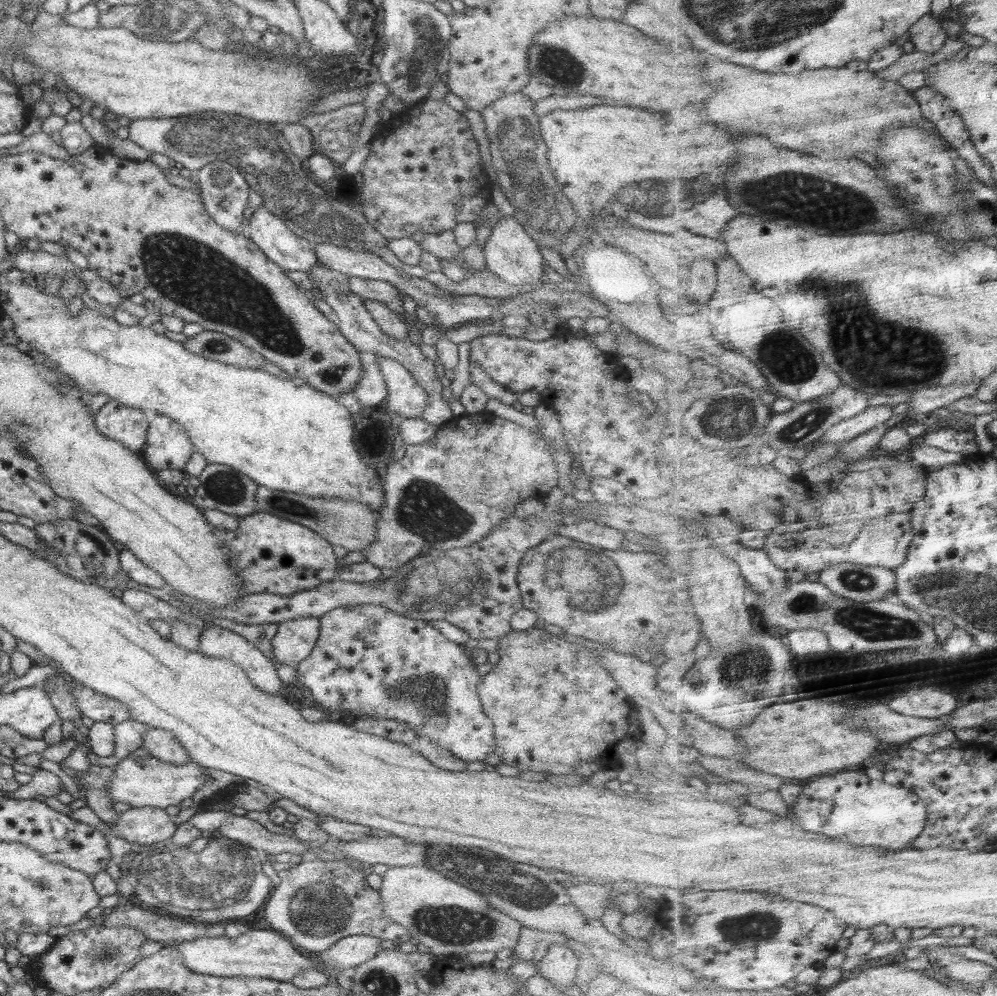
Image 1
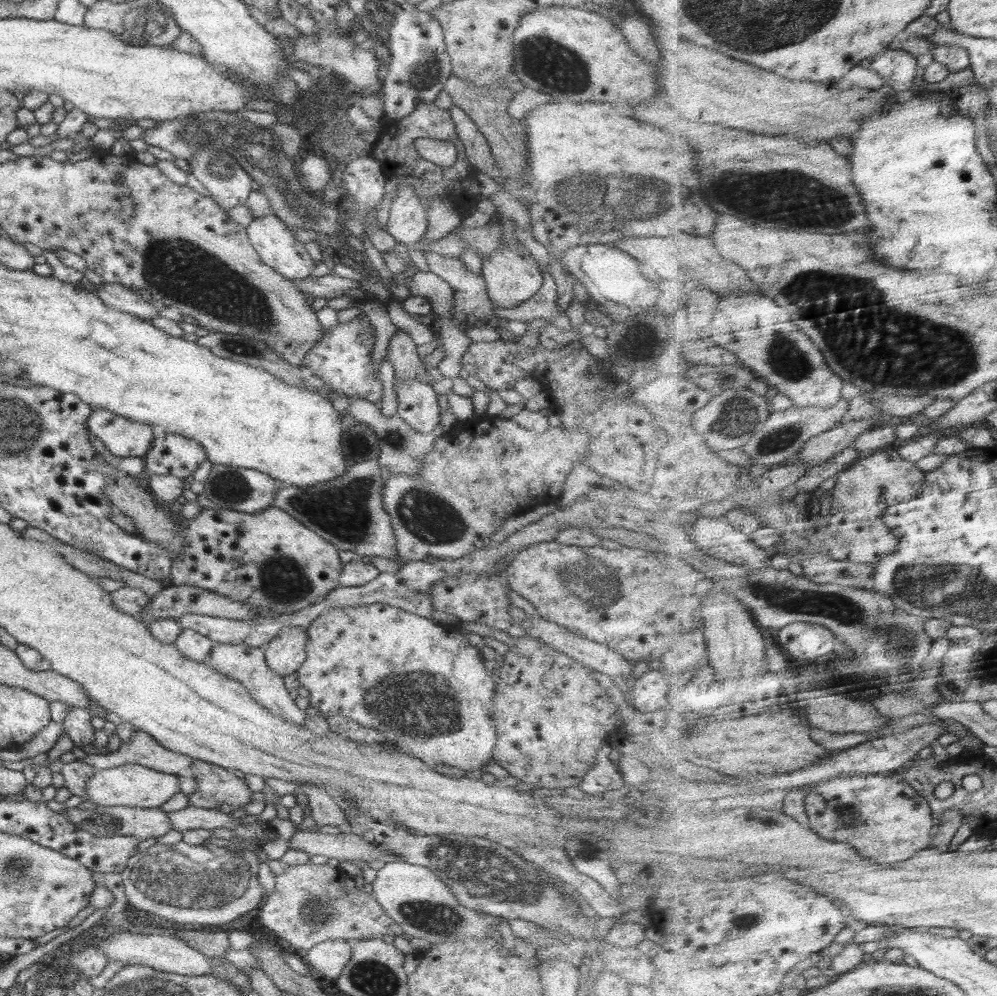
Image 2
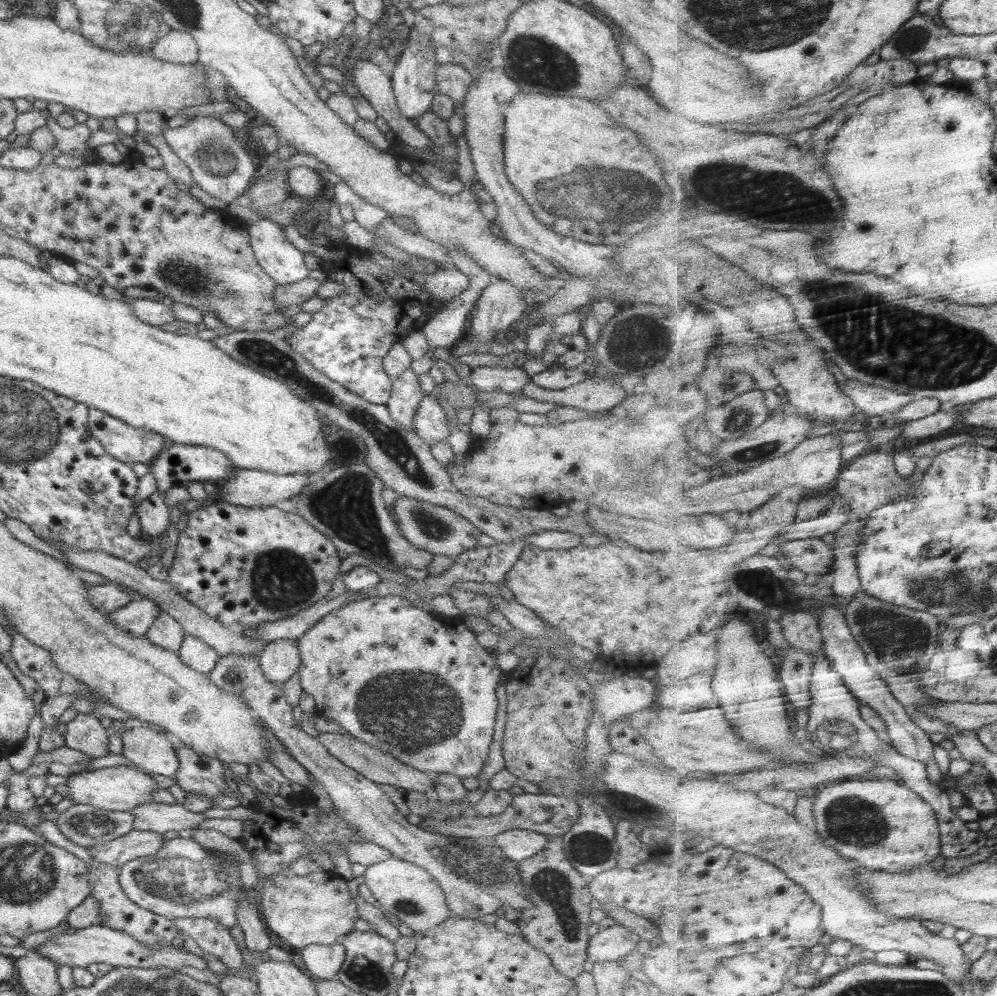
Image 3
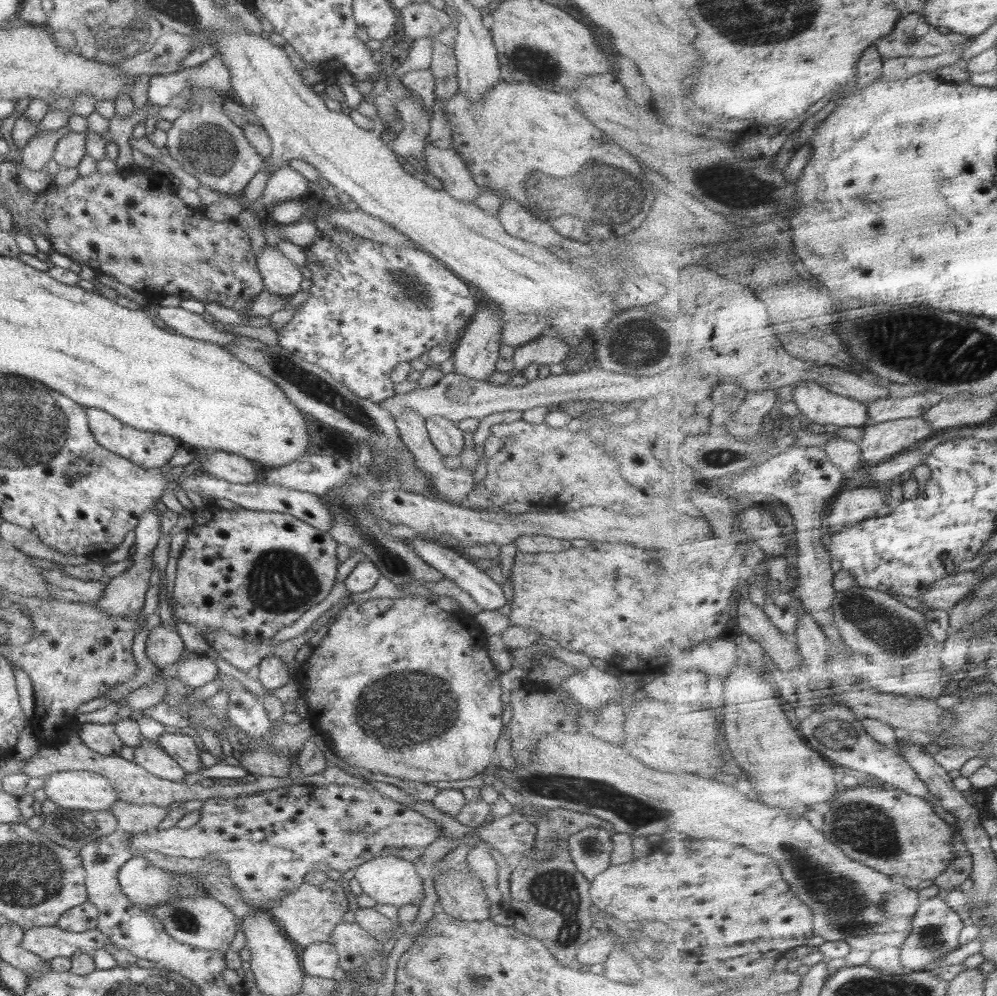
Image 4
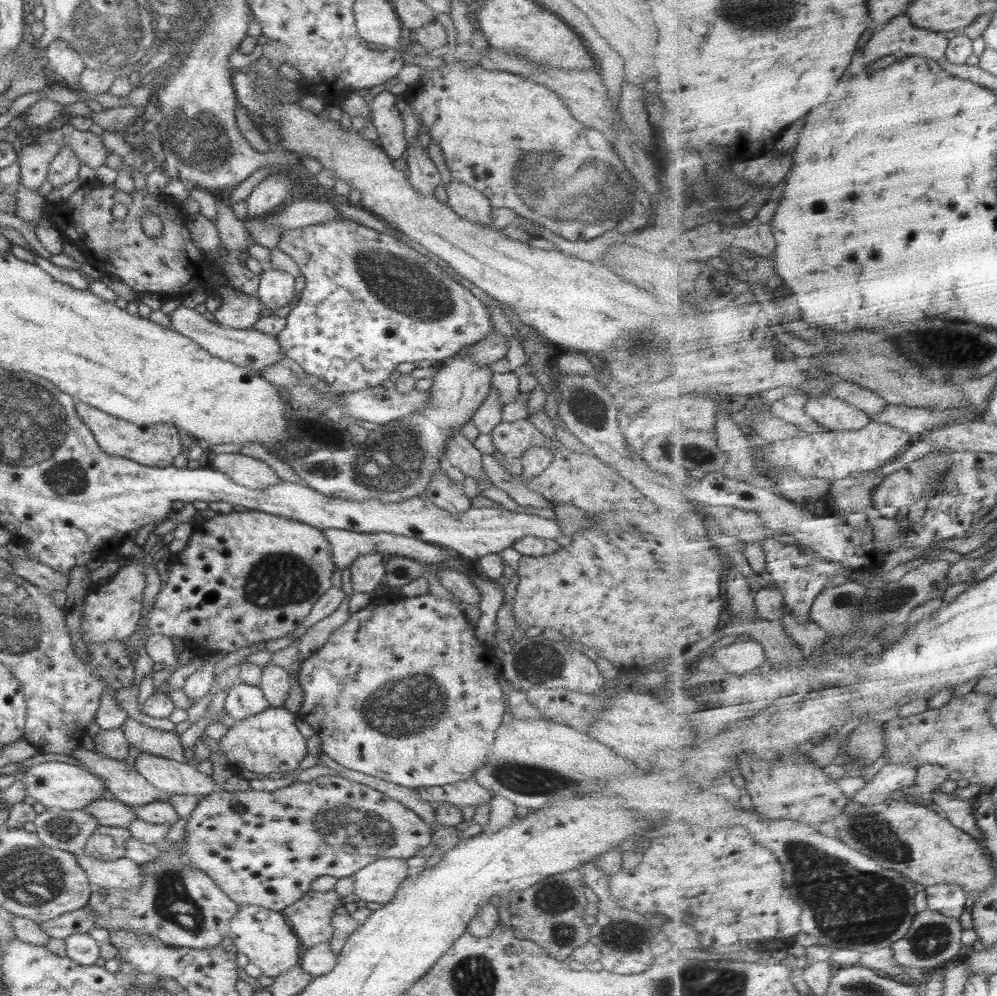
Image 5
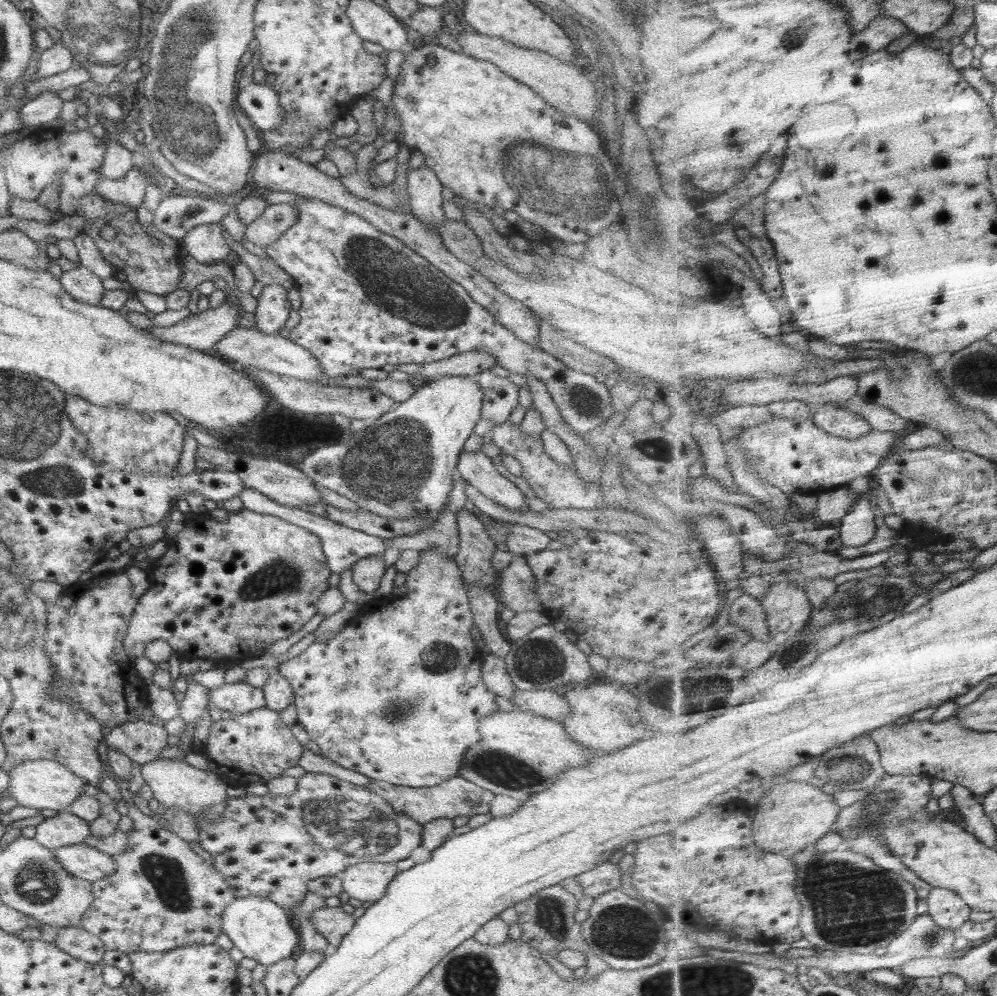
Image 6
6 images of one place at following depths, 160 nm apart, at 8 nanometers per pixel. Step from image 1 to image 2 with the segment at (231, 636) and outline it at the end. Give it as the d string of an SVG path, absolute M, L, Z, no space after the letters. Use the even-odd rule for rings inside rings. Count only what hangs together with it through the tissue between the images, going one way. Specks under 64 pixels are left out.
M217 643L210 651L208 664L212 668L215 668L220 674L237 680L254 697L254 700L258 702L259 705L262 705L276 716L283 718L282 722L290 722L292 726L298 727L304 727L304 724L306 724L305 710L301 710L296 706L294 699L289 695L288 690L286 690L284 686L282 677L268 668L265 661L264 649L262 647L251 647L244 643Z

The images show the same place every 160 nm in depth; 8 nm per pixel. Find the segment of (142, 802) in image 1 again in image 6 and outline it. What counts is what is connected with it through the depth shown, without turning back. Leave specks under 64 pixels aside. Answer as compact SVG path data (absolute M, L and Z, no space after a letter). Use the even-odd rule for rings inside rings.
M45 759L18 763L18 765L10 767L10 771L7 773L10 776L10 785L8 785L10 797L14 798L20 804L20 808L25 810L26 808L58 812L68 810L70 805L83 794L84 784L86 784L82 778L78 778L70 770L66 770L66 766Z

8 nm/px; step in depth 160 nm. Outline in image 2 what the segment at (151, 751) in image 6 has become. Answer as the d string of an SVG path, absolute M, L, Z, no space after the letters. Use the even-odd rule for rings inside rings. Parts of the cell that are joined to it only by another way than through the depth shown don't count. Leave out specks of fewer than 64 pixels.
M195 760L192 778L196 781L196 790L187 795L189 806L218 809L221 805L232 805L241 808L253 802L246 781L219 765Z

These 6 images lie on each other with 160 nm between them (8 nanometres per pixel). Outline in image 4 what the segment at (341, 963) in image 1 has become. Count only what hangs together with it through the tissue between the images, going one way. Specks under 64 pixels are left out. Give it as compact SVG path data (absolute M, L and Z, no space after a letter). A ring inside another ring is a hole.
M319 942L304 947L302 952L303 972L310 976L321 976L339 980L345 971L339 965L336 947L328 942Z

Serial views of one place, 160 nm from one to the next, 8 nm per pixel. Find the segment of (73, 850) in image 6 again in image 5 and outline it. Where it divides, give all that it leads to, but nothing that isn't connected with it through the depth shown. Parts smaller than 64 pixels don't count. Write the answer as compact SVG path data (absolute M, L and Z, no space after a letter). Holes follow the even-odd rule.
M83 851L74 856L94 888L121 888L136 892L142 884L140 865L128 858L100 861Z

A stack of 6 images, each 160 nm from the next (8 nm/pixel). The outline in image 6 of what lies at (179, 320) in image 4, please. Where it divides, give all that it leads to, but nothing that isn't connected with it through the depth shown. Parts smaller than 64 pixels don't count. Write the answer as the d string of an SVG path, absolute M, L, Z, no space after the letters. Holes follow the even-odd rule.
M236 328L214 343L212 351L235 367L247 370L260 368L274 374L281 374L298 380L320 383L321 378L328 378L314 355L302 346L294 344L289 338L279 334L262 334L253 328Z

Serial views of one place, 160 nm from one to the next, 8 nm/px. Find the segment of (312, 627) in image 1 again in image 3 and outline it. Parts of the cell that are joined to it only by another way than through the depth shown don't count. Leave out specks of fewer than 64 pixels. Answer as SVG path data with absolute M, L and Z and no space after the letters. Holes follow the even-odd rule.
M285 638L266 643L258 659L264 676L280 686L299 672L301 663L297 641Z

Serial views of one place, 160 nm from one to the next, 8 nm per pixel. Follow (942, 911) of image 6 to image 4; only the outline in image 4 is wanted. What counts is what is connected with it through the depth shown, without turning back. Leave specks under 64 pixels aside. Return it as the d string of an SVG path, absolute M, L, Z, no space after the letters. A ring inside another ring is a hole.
M956 830L956 841L953 842L954 850L957 850L957 860L954 862L954 866L942 874L940 878L934 882L940 887L942 896L948 898L956 886L959 886L968 880L973 878L973 872L975 868L975 860L973 854L970 852L969 844L965 841L964 835Z

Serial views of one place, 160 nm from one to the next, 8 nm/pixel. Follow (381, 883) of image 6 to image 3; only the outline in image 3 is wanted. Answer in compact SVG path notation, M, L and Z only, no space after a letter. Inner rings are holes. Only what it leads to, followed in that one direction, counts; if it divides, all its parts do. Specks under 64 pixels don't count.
M392 856L389 860L368 866L363 876L364 884L380 902L381 911L395 923L405 922L415 933L434 928L454 915L446 904L445 894L438 886L438 882L420 866Z

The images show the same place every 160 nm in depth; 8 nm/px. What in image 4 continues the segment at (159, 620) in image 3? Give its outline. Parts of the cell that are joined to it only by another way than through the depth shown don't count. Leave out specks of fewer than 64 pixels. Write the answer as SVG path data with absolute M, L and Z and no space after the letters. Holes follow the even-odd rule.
M161 623L151 629L145 644L147 657L160 668L170 668L186 654L178 632L164 627Z

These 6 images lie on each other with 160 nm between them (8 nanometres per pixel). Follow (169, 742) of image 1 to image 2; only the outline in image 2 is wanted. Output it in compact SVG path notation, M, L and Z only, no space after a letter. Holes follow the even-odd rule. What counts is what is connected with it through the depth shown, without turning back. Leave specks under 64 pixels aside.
M137 729L132 735L132 739L126 744L122 743L116 752L106 755L86 754L86 758L80 762L88 764L96 770L134 763L164 774L189 778L192 777L192 765L195 760L190 756L167 750L152 736Z

